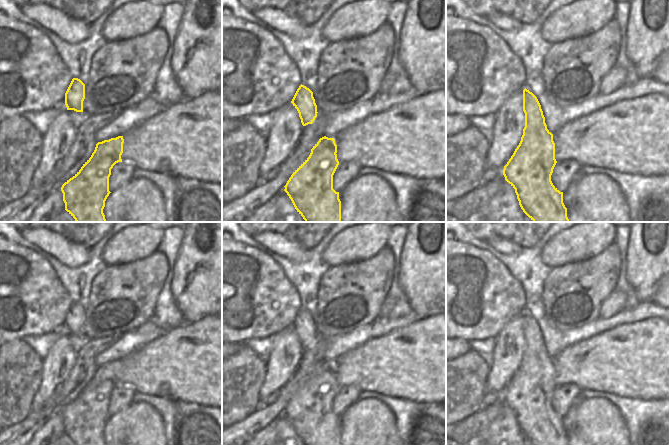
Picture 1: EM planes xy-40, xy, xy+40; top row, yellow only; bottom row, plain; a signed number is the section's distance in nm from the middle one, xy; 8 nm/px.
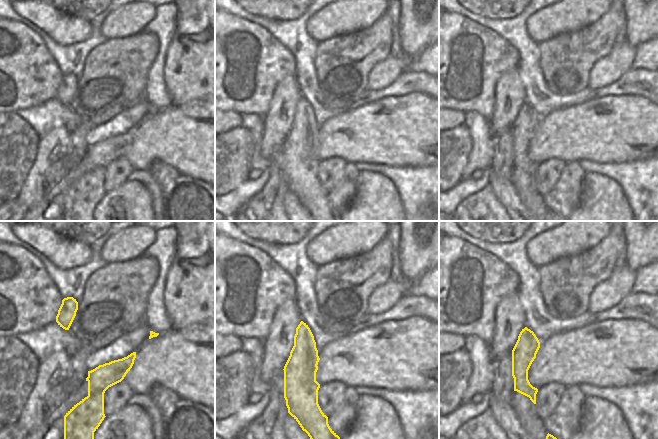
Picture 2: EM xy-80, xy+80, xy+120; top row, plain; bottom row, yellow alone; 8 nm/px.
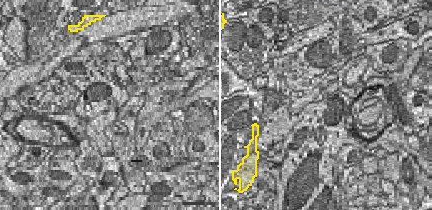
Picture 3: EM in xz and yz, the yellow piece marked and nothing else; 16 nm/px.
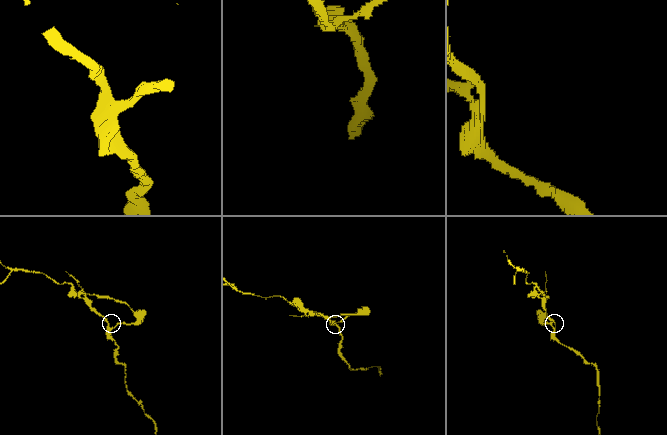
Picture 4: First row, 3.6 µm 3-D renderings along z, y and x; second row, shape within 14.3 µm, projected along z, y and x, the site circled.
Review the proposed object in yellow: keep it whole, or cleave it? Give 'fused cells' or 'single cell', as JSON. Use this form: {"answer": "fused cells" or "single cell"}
{"answer": "fused cells"}

